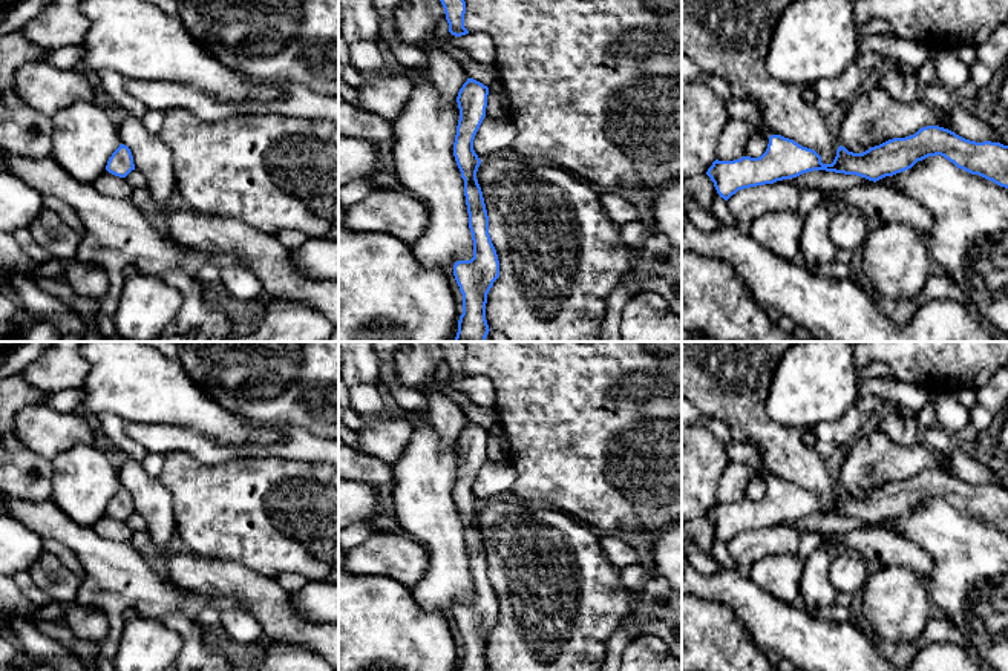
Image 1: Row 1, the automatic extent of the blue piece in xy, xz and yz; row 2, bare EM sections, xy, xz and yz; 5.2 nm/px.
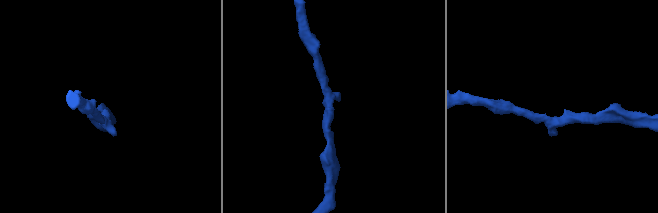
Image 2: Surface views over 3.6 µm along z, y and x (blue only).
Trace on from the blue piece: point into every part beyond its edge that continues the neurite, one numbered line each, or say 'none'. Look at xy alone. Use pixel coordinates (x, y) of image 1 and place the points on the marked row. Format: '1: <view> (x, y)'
none

